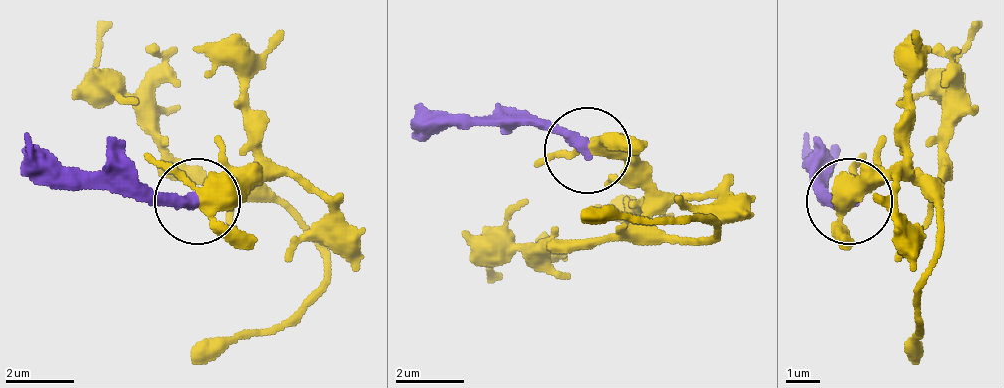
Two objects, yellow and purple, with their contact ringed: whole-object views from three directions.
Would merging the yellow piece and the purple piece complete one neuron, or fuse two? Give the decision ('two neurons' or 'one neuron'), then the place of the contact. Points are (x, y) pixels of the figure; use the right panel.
two neurons; at (849, 201)

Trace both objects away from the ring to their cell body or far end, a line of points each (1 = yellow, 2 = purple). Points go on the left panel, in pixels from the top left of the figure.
1: (203, 199), (255, 173), (323, 259), (323, 284), (280, 327), (220, 336), (195, 361)
2: (195, 199), (143, 182), (75, 182), (24, 130)

